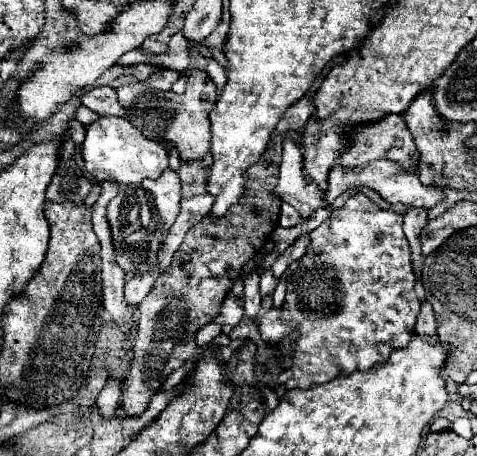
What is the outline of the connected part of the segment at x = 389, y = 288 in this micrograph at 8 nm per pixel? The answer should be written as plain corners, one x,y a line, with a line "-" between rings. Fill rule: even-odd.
355,193
351,199
345,201
345,205
337,211
333,211
329,215
329,219
325,219
317,229
311,231
311,243
305,251
305,255
299,259
299,267
293,271
293,275
287,279
287,297
285,303
281,307
281,317
287,321
293,321
295,327
293,331
299,333
299,337
295,339
295,355
293,355
293,367
291,367
291,379
285,383
287,389
309,389
313,383
325,383
329,379
333,379
339,373
353,373
353,371
367,371
371,369
375,363
381,363
389,357
389,353
393,349
401,349
407,347
409,343
409,333
415,327
415,319
419,313
419,299
413,291
413,283
415,283
415,275
413,275
413,265
411,265
411,251
409,251
409,243
403,235
403,215
395,213
395,211
385,211
381,207
377,207
377,203
373,203
369,197
365,197
363,193

